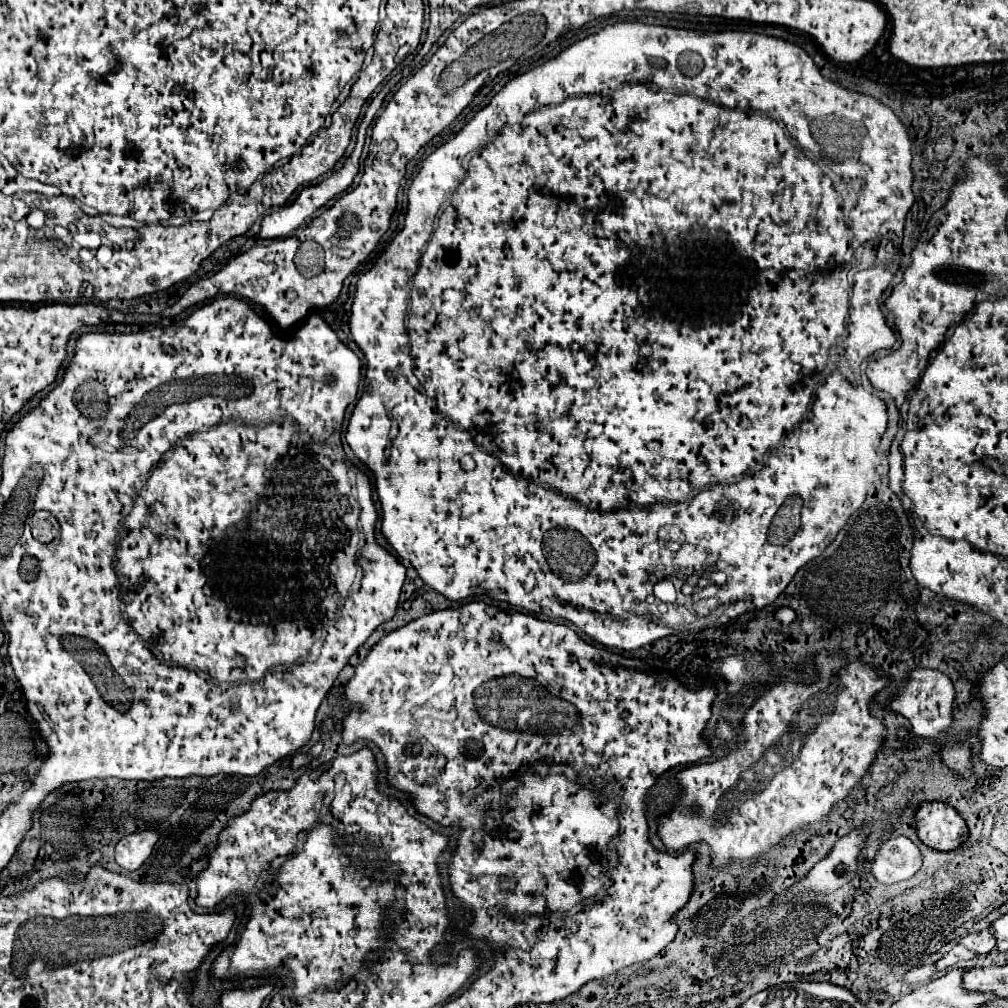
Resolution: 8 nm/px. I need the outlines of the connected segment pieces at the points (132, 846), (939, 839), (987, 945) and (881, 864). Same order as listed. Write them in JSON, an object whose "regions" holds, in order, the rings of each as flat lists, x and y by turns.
{"regions":[[[136,832,136,834,124,836,116,844,116,862,124,870,134,872,152,854,152,848,154,848,156,842,158,842,158,834,156,832]],[[922,802,916,816,916,834,932,850,954,850,968,838,968,826,948,802]],[[980,930,974,934,968,934,960,940,960,944,964,944,966,948,978,952,978,954,988,954,992,948,996,948,996,938,992,936,992,930]],[[906,836,888,838,874,860,870,862,870,874,880,884,894,884,912,878,922,866,920,850]]]}

